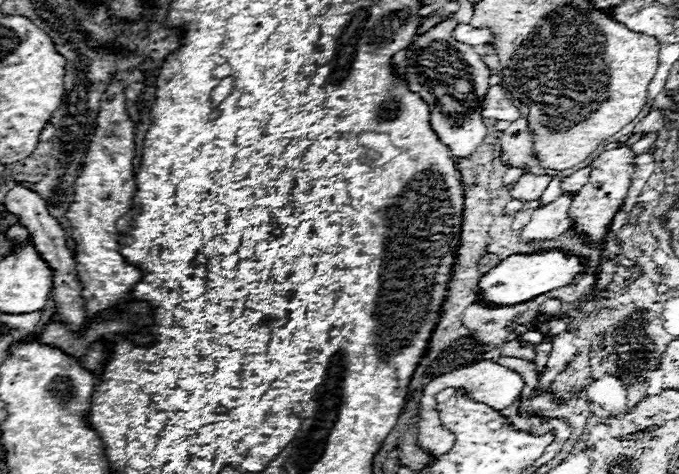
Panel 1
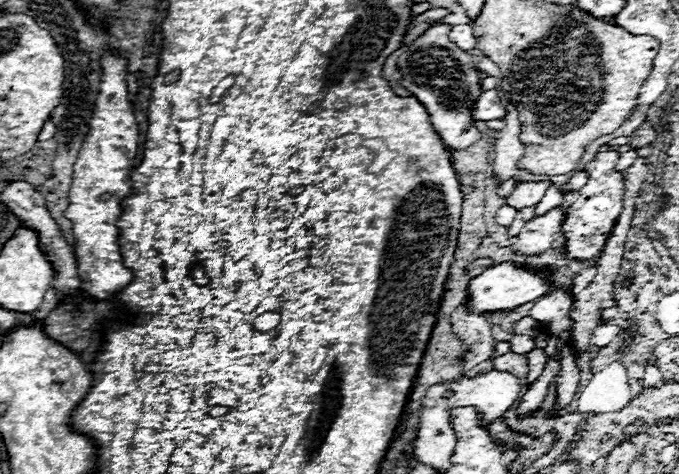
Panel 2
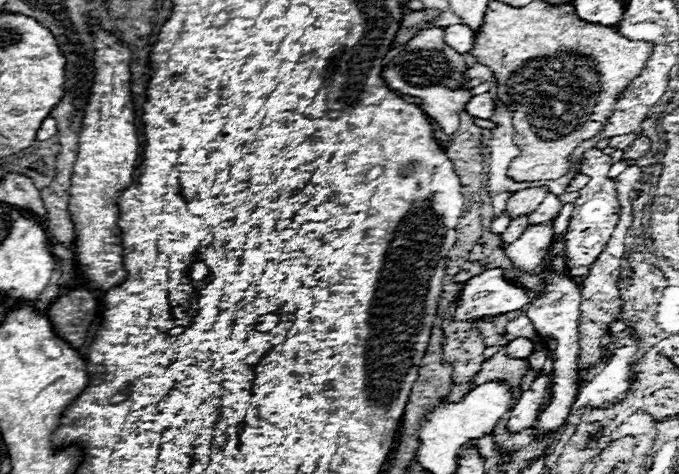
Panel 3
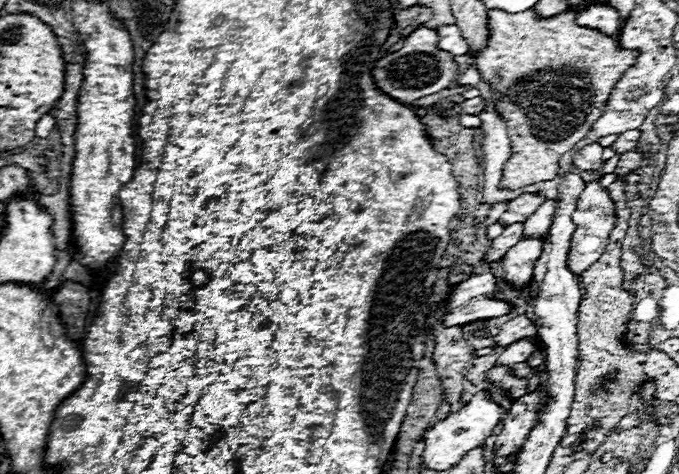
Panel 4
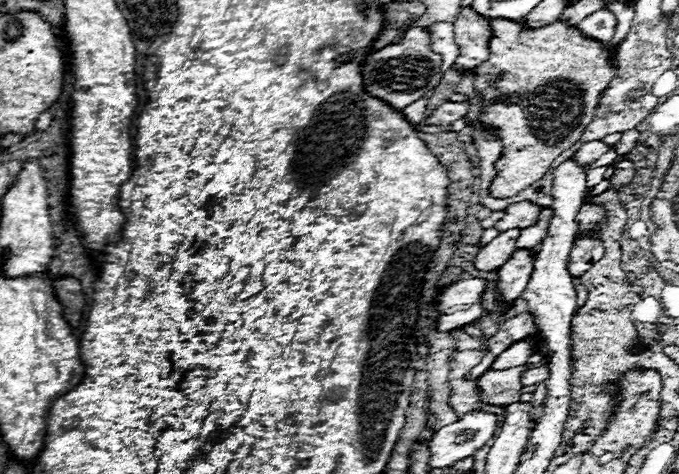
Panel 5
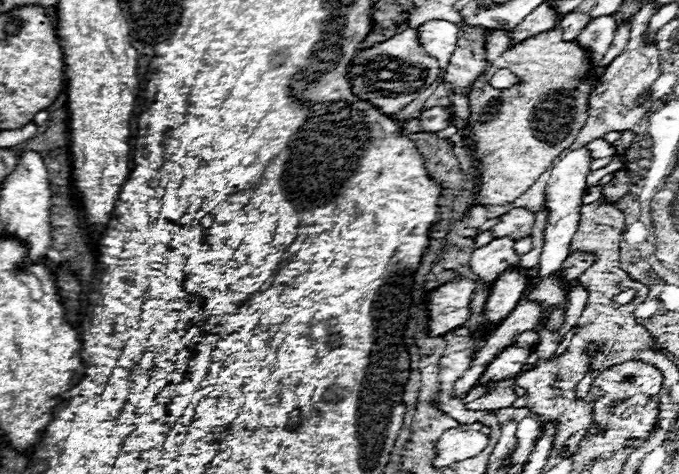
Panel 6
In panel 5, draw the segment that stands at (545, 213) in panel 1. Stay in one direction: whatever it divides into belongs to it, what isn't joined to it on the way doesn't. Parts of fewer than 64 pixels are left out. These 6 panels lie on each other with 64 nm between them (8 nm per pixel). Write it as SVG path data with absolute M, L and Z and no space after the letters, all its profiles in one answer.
M526 248L514 250L510 260L498 272L498 290L502 294L502 302L514 302L522 290L526 288L532 268L534 268L534 254Z

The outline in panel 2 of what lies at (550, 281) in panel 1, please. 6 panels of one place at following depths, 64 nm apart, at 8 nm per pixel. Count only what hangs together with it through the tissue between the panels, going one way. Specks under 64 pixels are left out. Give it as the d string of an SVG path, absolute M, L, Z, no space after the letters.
M502 262L496 264L492 268L488 268L486 272L482 272L480 276L476 276L470 282L470 300L468 300L468 308L472 312L496 312L496 310L512 310L516 306L522 306L526 302L532 302L544 294L548 294L548 290L552 288L552 284L546 282L546 278L550 276L550 270L534 270L534 268L526 268L520 266L516 262Z

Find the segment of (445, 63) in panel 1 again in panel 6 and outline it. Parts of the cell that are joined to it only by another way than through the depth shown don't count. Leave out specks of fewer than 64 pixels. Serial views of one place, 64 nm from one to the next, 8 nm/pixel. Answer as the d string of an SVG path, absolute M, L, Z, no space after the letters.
M408 28L402 34L396 34L374 48L358 52L350 68L350 78L356 96L370 100L386 114L394 114L408 106L412 100L416 100L418 94L438 78L438 72L438 60L424 52L418 40L418 30Z

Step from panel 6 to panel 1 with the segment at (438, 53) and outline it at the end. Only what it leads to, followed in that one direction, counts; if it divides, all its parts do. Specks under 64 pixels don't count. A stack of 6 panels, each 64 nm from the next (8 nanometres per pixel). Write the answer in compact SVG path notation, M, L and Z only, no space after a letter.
M458 24L458 28L454 30L454 38L462 40L466 44L478 46L478 44L486 44L492 38L492 30L490 28L474 28L470 24Z

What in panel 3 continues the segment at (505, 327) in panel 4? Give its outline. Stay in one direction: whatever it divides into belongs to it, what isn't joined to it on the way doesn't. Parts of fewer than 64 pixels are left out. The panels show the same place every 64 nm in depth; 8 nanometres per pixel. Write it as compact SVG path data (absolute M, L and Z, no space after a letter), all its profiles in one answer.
M520 316L520 318L510 320L510 322L506 324L506 336L508 336L510 340L514 340L514 336L526 336L526 338L534 340L534 338L536 338L536 330L534 330L530 318Z

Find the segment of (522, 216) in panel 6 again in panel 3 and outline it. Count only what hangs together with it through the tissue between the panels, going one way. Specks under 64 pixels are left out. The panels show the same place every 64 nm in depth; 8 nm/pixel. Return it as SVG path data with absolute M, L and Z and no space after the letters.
M538 186L538 188L524 188L524 190L518 190L514 192L510 198L508 198L508 208L506 212L514 218L514 216L522 216L522 214L530 214L534 212L540 202L544 200L544 196L548 194L548 188L546 186Z

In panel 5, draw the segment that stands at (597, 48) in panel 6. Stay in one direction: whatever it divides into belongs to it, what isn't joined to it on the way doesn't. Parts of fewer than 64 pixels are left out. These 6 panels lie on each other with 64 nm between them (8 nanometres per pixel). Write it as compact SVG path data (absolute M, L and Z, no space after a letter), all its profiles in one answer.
M596 10L590 16L586 16L578 28L586 34L592 36L596 40L602 40L604 44L608 44L616 32L616 16L610 10Z

